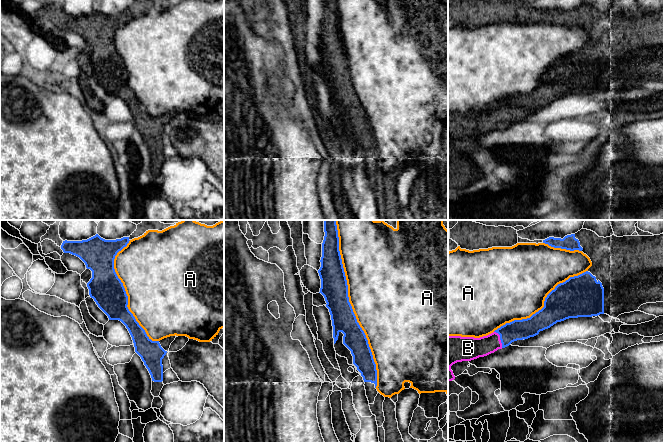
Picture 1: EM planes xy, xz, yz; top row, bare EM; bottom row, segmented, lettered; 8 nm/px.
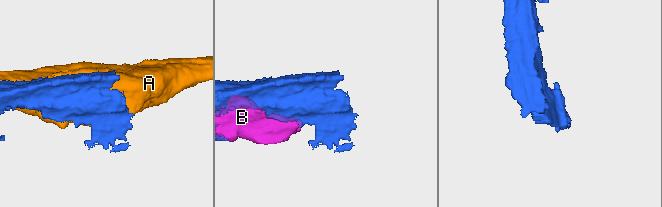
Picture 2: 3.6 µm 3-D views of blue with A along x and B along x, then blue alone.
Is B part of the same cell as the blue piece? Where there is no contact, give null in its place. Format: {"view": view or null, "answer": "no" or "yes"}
{"view": "yz", "answer": "yes"}

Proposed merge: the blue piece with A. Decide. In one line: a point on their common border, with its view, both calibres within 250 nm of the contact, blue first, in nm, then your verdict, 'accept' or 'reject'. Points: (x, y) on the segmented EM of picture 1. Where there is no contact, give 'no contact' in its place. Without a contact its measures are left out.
contact xz (350, 304); calibres 220 and 500 nm; reject

